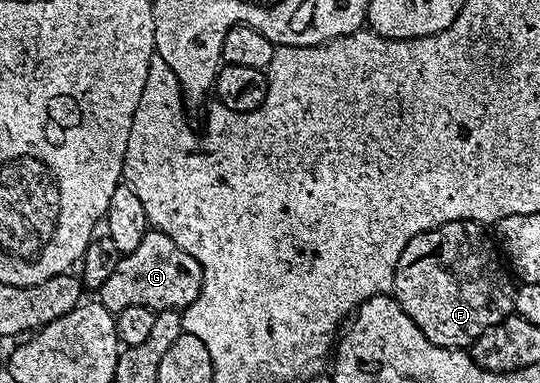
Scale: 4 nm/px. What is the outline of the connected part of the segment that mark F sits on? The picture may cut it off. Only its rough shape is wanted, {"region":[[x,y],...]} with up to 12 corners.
{"region":[[480,223],[411,237],[391,294],[437,347],[514,314]]}

